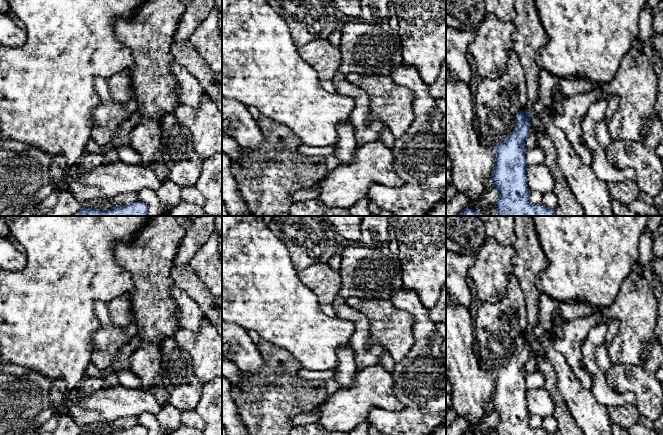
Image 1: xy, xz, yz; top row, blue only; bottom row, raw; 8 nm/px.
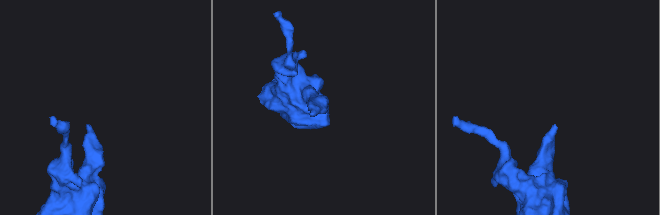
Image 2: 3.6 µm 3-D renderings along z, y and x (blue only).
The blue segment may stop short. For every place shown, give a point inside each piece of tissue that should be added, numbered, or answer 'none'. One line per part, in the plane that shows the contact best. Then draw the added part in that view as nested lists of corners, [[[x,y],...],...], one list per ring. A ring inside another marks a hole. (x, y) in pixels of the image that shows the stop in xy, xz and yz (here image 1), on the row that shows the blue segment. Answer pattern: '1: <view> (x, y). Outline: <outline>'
1: yz (570, 86). Outline: [[[546,70],[539,75],[539,95],[537,102],[530,106],[533,114],[537,114],[544,108],[550,109],[553,104],[555,91],[559,90],[565,97],[573,97],[584,92],[590,92],[597,84],[583,77],[555,77]]]

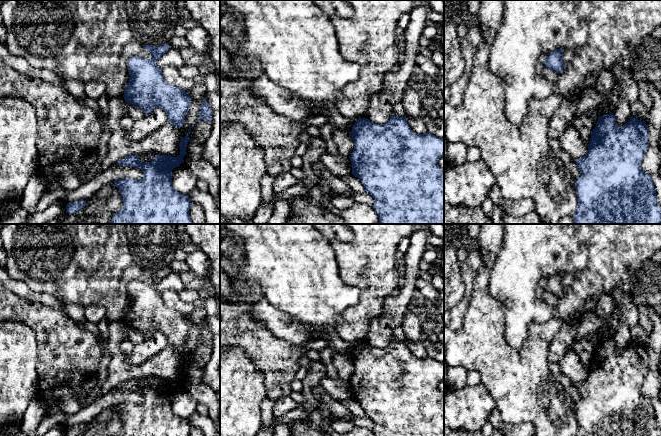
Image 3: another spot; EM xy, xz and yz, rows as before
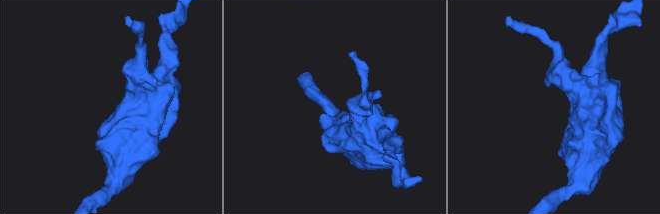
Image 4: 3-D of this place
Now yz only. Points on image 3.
none

